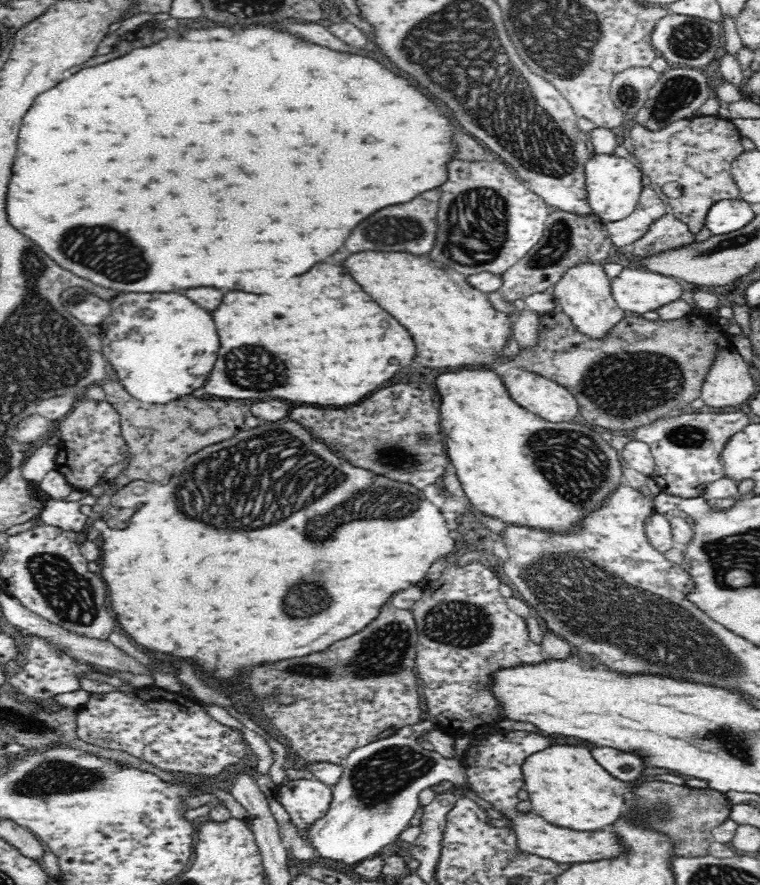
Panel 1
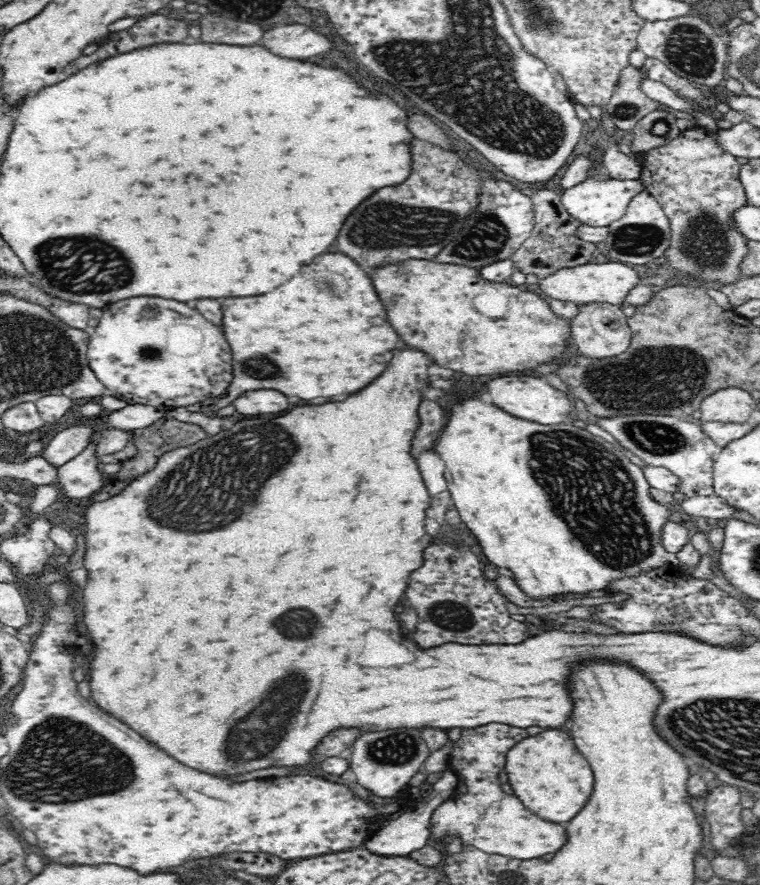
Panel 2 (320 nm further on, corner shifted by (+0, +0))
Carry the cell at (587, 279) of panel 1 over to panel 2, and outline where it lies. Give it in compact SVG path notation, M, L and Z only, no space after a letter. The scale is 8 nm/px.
M587 302L578 305L578 314L569 320L571 344L578 346L582 355L592 358L616 356L624 352L631 342L631 330L622 306L603 302Z

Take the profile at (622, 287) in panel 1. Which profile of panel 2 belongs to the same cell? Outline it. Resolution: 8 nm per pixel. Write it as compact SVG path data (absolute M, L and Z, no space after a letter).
M609 260L606 263L591 263L577 268L565 269L539 280L542 295L556 300L573 302L576 305L587 302L603 302L625 305L630 290L643 284L641 273L625 263Z

